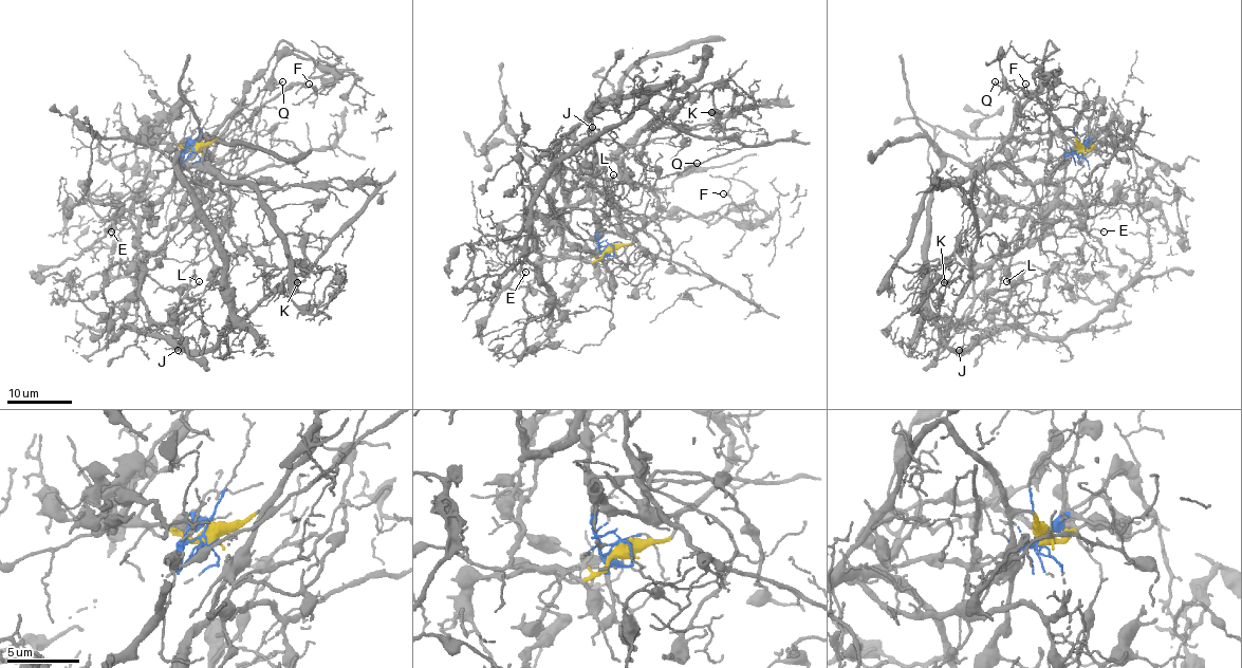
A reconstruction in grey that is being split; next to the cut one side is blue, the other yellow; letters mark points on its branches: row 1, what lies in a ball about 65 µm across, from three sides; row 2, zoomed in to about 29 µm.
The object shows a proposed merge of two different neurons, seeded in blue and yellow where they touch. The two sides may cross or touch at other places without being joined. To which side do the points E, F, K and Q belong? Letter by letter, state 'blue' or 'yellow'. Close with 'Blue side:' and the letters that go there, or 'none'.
E: yellow
F: blue
K: yellow
Q: yellow
Blue side: F

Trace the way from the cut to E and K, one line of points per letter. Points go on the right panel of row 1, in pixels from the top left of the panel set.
E: (1076, 149), (1034, 97), (992, 162), (1031, 185), (1043, 216), (1052, 205), (1071, 208), (1089, 230), (1104, 230)
K: (1076, 149), (1034, 97), (977, 175), (996, 201), (989, 223), (950, 257), (923, 266), (938, 260), (944, 283)

